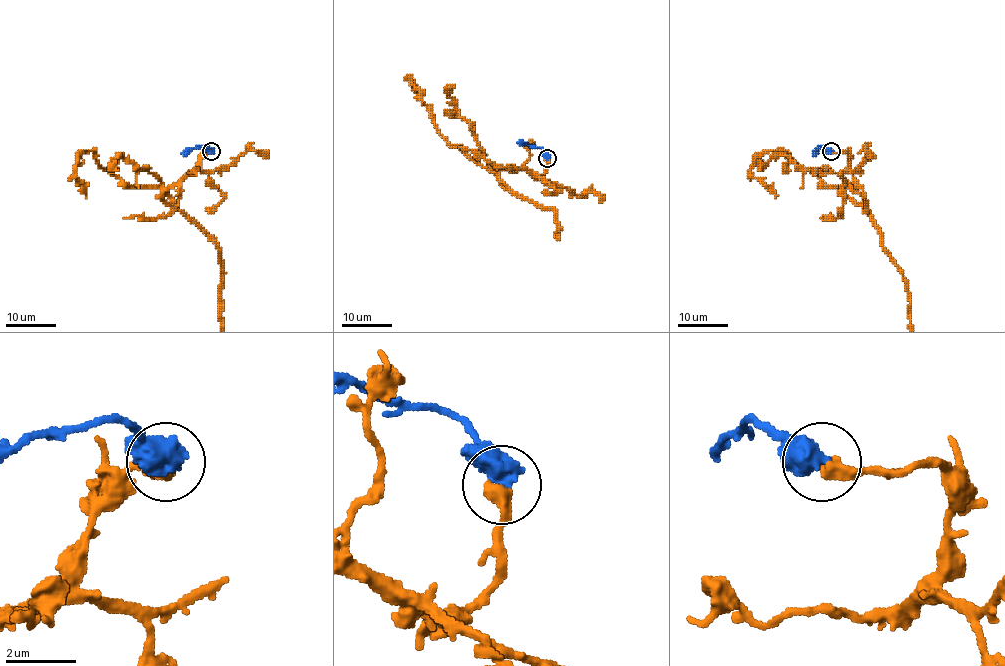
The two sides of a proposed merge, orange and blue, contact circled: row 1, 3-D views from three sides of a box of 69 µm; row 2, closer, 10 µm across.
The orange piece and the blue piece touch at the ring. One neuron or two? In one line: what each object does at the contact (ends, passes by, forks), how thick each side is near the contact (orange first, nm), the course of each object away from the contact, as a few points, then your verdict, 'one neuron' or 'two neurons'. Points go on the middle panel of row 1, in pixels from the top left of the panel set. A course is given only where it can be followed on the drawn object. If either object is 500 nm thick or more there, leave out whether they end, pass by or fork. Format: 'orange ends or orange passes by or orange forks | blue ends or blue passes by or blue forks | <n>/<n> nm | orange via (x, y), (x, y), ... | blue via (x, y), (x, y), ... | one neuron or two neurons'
360/700 nm | blue via (547, 158), (537, 147), (518, 142) | one neuron

